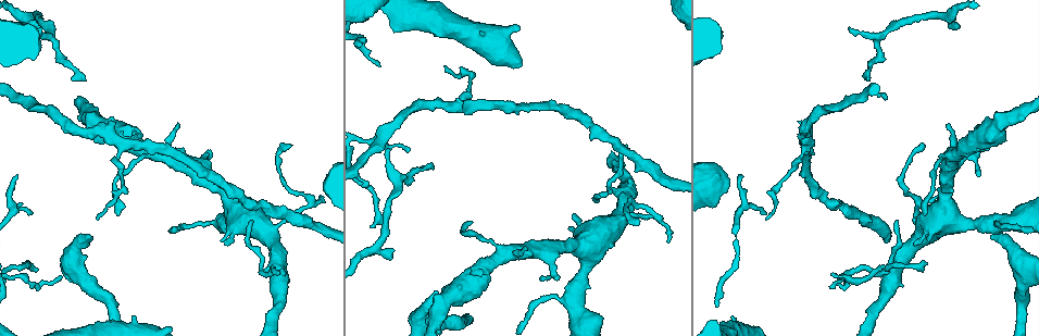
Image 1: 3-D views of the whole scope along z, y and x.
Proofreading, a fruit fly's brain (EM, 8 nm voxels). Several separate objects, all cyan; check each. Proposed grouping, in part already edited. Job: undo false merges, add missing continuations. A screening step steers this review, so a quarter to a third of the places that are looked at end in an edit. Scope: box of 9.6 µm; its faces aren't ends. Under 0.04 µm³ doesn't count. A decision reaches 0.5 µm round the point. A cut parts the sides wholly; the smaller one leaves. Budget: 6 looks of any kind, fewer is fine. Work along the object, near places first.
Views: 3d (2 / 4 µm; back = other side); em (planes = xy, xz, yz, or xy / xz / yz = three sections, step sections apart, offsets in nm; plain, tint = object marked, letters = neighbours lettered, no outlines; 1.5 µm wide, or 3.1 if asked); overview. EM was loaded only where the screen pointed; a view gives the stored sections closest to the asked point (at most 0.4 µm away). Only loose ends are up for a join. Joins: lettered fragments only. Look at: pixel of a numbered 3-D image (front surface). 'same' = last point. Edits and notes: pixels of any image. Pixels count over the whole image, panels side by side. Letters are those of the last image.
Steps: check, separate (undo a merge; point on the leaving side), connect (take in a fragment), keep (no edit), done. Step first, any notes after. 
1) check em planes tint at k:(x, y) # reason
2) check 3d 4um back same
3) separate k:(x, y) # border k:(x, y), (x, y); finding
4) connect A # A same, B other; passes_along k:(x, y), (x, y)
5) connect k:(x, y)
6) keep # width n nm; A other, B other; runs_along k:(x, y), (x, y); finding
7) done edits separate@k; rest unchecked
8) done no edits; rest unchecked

check 3d 4um at 1:(317, 199) # thin end

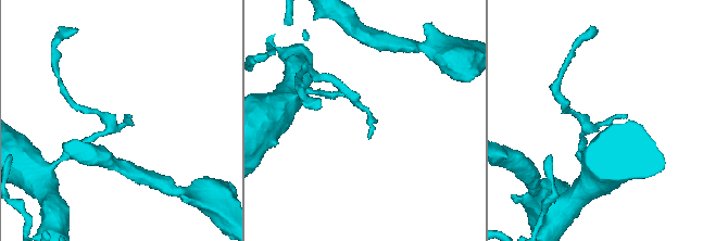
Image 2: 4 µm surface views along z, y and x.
check em planes letters at 2:(126, 117) # shape alone is not enough

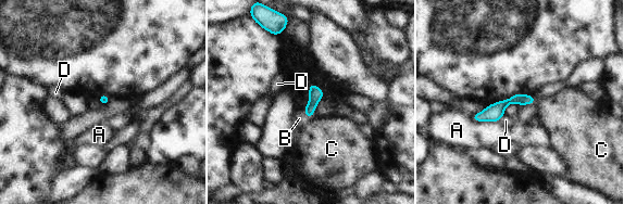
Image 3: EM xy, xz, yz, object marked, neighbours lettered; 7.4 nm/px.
keep # A other, B other, C other, D other; border 3:(503, 114), (498, 120); no lettered fragment goes on from it

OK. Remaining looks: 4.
check 3d 2um at 1:(992, 237) # thick end

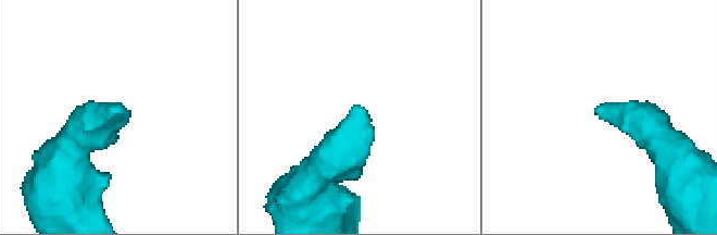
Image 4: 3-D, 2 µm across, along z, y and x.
check em planes plain at 4:(108, 109)

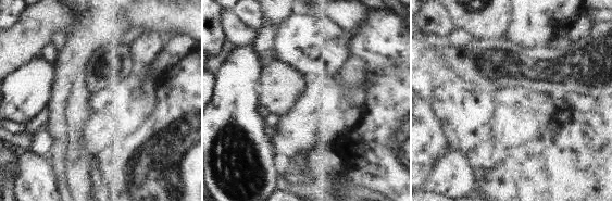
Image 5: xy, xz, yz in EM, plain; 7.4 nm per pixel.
check em planes letters same

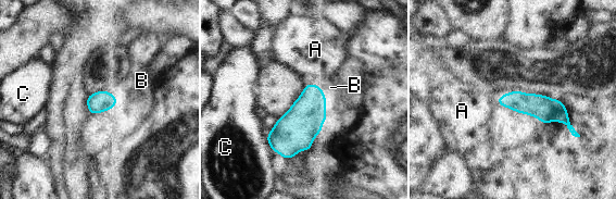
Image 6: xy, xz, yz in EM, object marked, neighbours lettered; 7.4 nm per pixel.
connect 6:(330, 87) # A other, B same, C other; passes_along 6:(304, 120), (323, 92), (330, 87); the neuron continues

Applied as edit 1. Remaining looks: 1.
check em planes letters at 1:(956, 28) # an open end

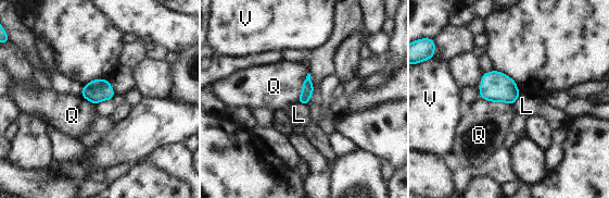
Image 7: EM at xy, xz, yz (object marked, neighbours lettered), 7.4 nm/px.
keep # longest_contact Q 260 nm; L other, Q other, V other; none of them fits

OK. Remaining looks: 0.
done edits connect@6; rest unchecked

